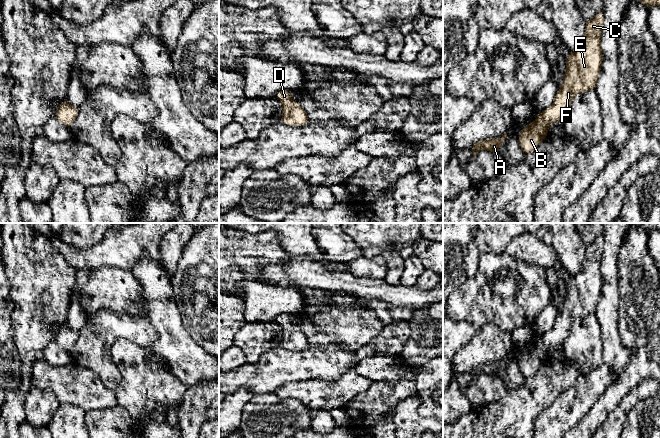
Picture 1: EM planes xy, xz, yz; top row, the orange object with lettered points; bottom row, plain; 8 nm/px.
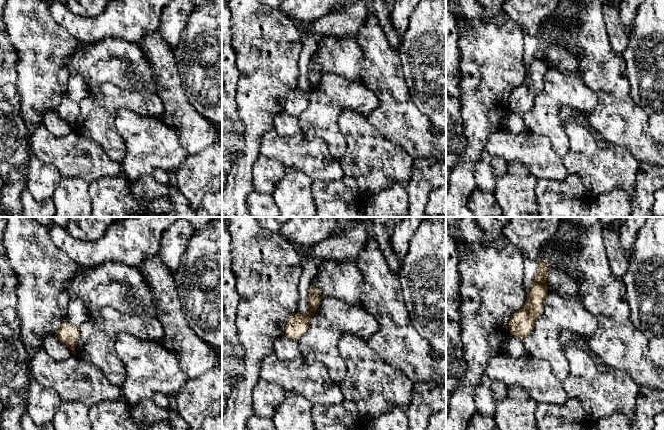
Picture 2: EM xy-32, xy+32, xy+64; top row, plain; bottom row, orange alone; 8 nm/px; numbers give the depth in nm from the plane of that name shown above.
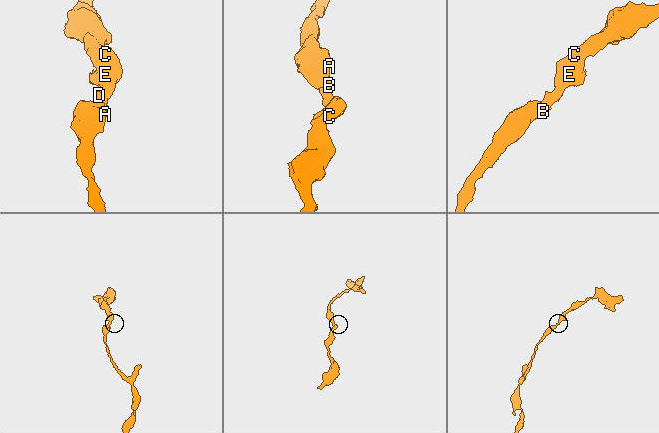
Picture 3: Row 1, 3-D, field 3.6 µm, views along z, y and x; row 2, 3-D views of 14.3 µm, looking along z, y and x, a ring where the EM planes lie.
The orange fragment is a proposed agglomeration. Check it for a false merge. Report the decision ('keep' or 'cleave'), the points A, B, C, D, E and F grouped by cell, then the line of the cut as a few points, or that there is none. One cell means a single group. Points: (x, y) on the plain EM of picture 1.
keep; groups A B C D E F; cut none

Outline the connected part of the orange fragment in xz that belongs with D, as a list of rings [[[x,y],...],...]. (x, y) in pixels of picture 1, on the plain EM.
[[[280,314],[276,321],[282,328],[282,347],[289,350],[304,350],[310,347],[306,335],[301,329],[295,326],[289,314]]]

